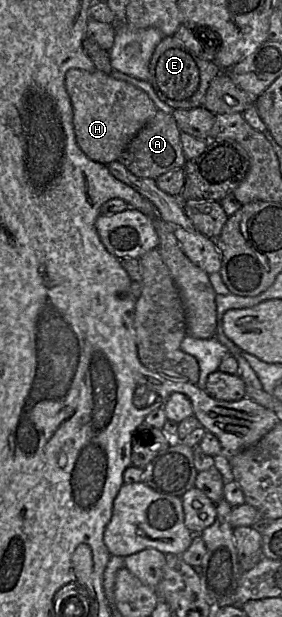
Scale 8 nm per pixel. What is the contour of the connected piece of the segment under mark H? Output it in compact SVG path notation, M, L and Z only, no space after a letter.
M69 69L65 75L65 87L73 107L76 141L91 160L101 164L116 161L135 135L158 112L142 89L97 69Z

